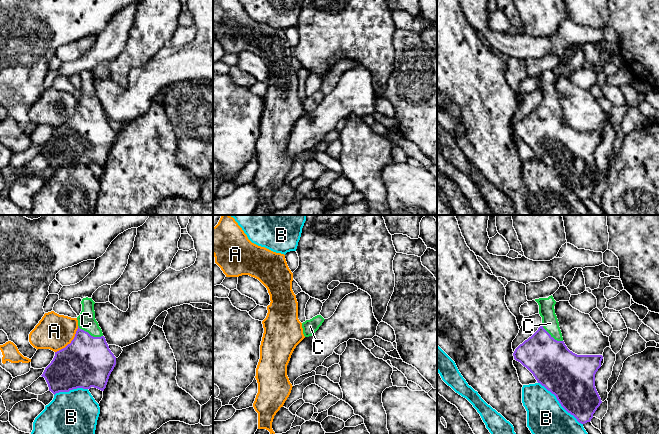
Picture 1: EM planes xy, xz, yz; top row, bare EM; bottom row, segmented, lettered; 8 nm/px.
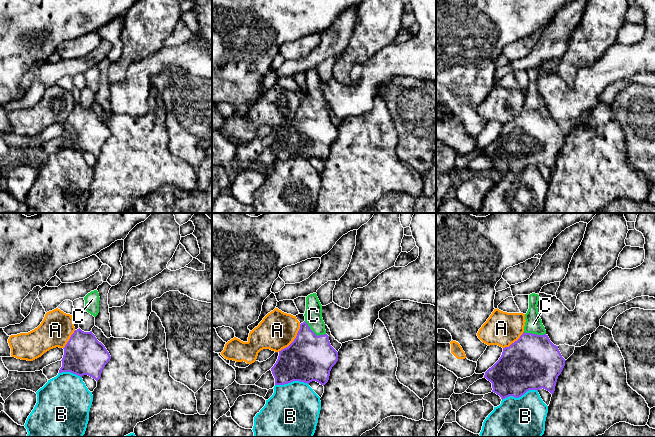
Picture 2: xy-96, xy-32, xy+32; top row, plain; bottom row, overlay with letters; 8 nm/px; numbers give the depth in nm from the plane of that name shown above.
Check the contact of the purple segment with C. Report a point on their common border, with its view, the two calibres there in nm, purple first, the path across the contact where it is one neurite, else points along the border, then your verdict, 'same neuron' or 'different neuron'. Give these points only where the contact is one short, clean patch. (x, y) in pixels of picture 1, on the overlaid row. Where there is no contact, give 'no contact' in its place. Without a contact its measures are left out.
xy (89, 334) | 400/140 nm | across xy (86, 362), (89, 334), (86, 320) | same neuron

